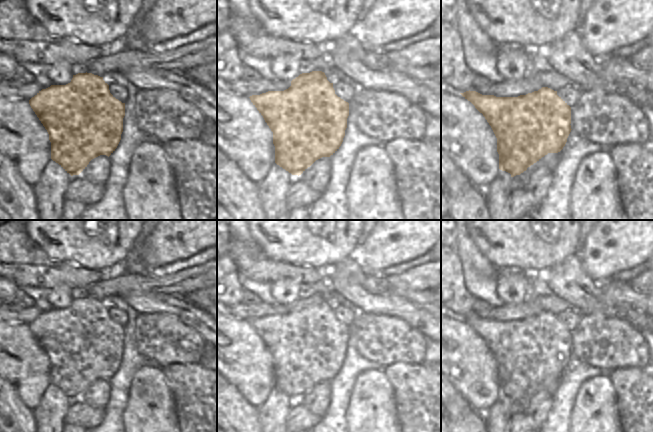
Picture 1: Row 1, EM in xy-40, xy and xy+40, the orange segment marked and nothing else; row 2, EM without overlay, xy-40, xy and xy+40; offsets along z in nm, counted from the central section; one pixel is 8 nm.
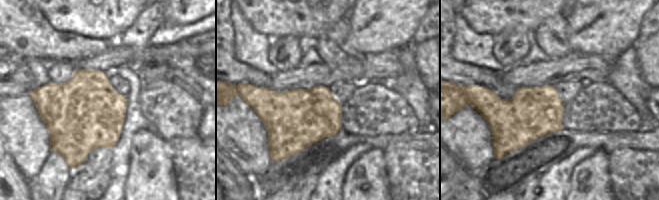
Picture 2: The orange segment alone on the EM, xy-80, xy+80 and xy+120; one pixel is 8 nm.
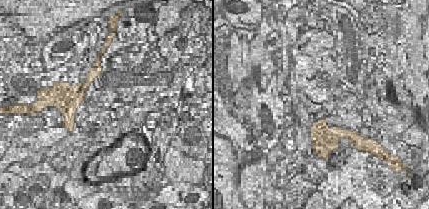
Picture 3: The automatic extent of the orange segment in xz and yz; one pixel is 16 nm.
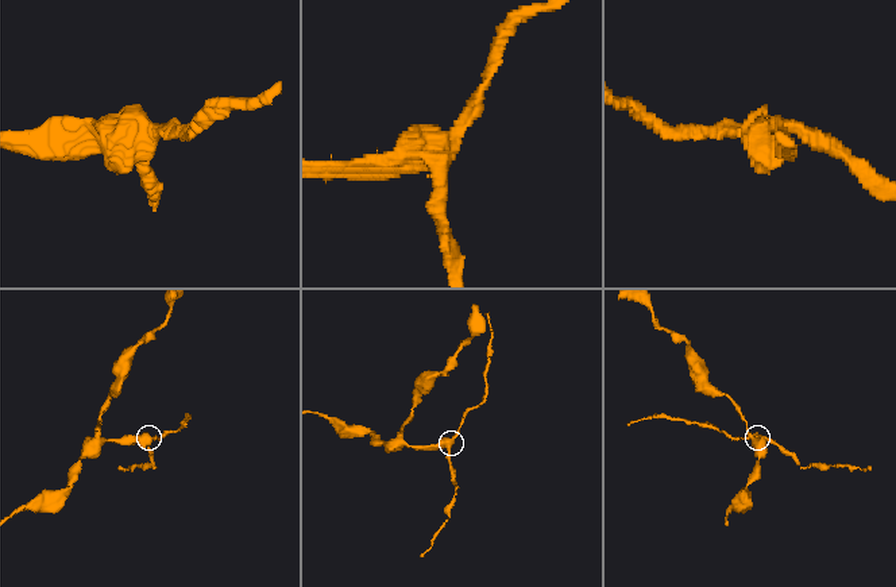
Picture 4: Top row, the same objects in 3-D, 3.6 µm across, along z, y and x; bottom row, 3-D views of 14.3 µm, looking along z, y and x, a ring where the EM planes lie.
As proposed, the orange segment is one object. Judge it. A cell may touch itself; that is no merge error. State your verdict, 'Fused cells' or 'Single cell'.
Fused cells.

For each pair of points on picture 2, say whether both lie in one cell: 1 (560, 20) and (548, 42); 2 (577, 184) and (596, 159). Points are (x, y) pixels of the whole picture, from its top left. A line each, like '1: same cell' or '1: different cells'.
1: same cell
2: same cell

